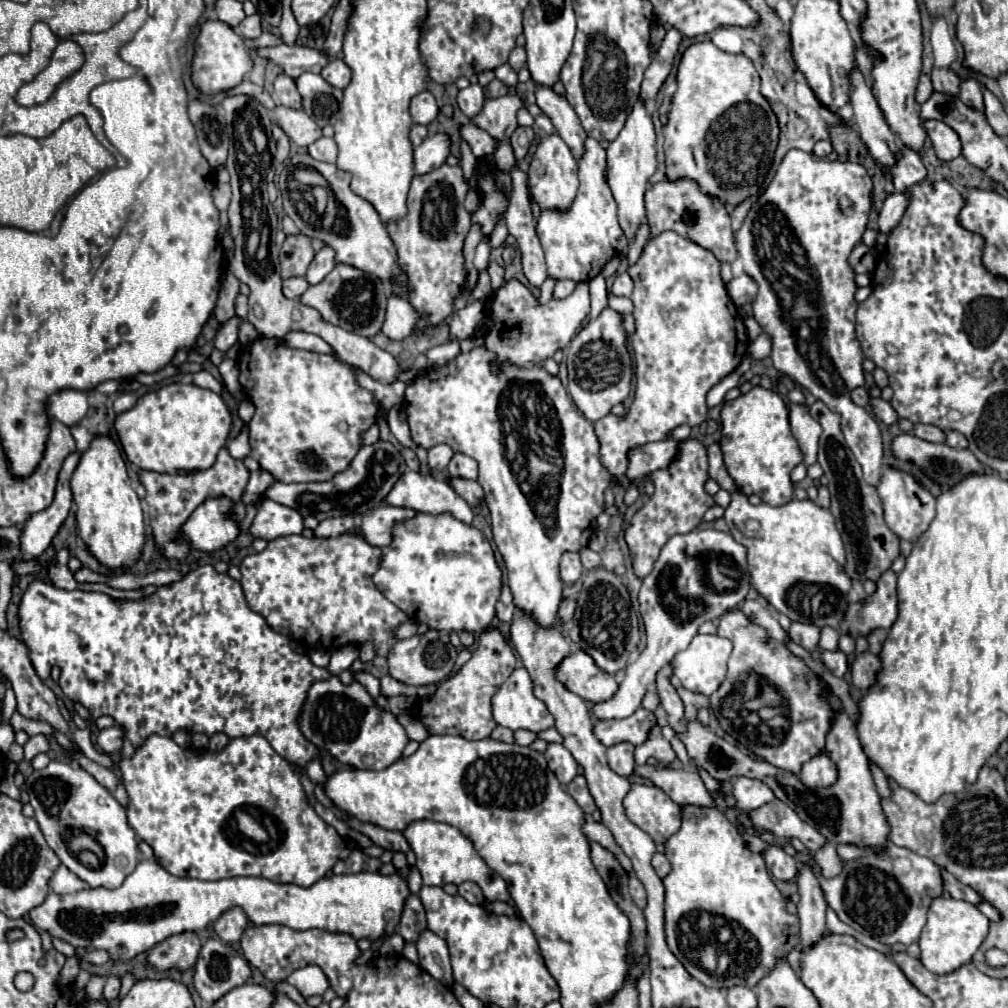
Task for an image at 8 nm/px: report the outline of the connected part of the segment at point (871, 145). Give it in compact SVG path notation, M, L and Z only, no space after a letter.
M854 67L850 73L850 85L852 85L850 103L854 107L856 127L858 127L862 141L866 143L870 155L878 163L892 165L892 157L896 157L896 149L900 149L900 145L894 141L894 133L890 131L872 95L872 89L866 83L864 73L858 67Z

